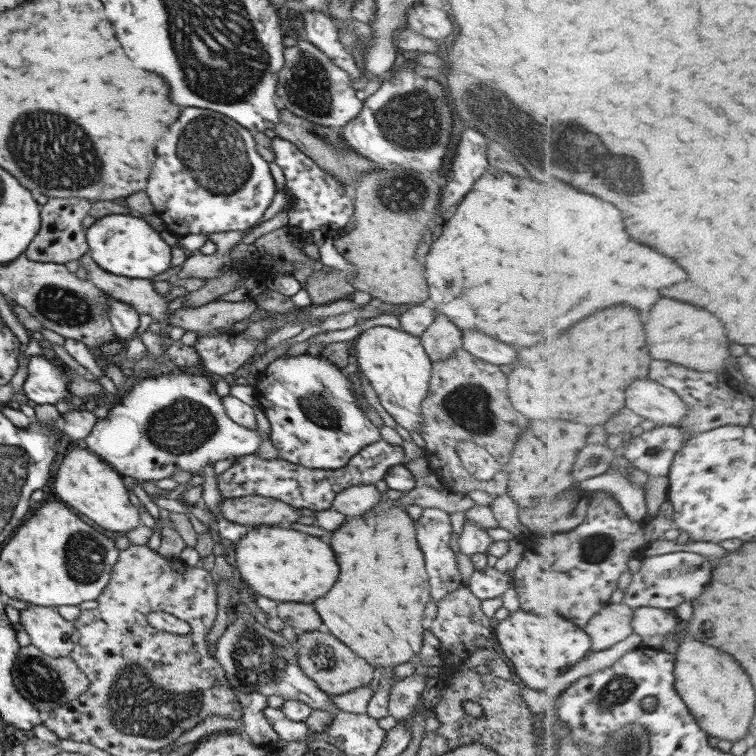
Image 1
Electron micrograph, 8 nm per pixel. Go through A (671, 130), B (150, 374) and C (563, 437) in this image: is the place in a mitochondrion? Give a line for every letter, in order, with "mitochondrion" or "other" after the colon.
A: other
B: other
C: other

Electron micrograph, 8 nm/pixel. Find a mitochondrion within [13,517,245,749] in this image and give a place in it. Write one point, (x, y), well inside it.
(136, 706)

